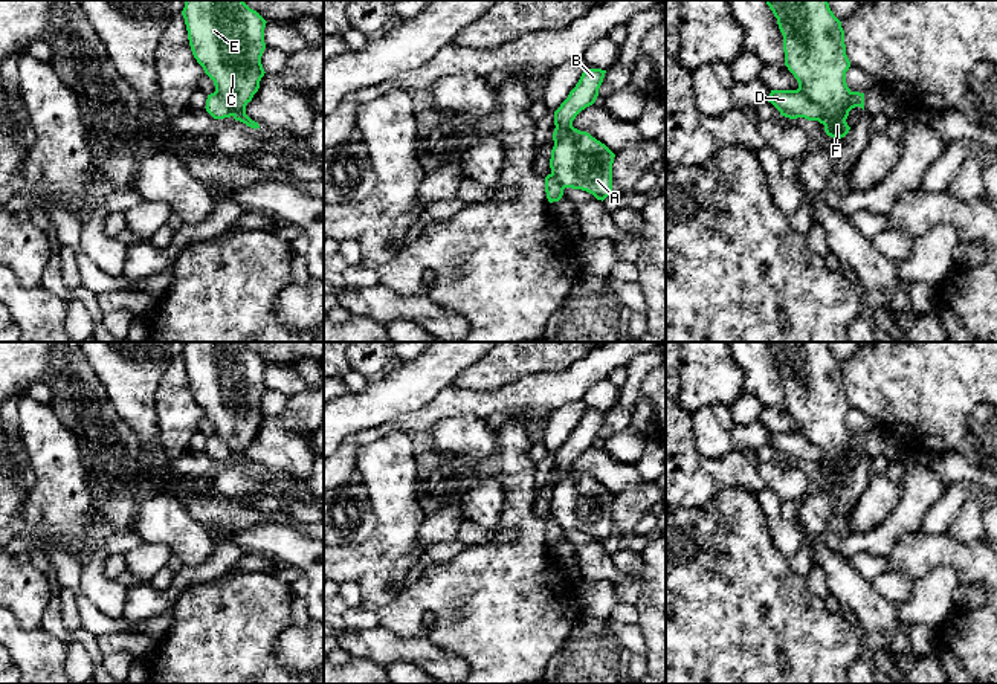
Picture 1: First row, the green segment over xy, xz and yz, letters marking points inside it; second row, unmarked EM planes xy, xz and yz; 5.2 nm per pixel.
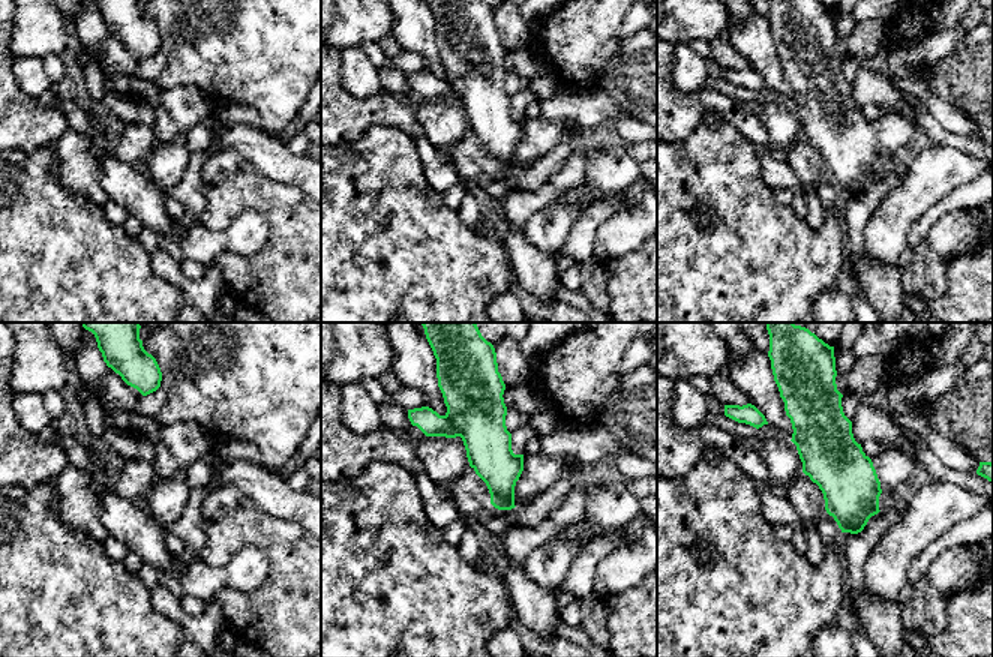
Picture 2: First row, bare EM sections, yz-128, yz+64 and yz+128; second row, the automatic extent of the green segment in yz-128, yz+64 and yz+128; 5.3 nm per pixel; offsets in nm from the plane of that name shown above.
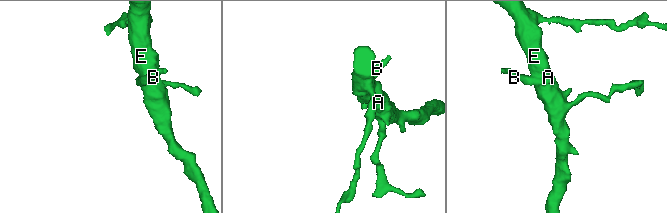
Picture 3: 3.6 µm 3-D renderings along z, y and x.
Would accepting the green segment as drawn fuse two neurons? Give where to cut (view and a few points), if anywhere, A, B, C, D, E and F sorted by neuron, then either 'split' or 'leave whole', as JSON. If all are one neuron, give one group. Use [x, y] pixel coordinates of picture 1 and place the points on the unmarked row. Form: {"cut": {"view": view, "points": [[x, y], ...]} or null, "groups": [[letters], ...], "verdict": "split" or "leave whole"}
{"cut": {"view": "yz", "points": [[797, 431], [823, 452], [819, 463]]}, "groups": [["A", "C", "E", "F"], ["B", "D"]], "verdict": "split"}

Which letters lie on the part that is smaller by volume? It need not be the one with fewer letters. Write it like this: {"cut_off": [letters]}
{"cut_off": ["B", "D"]}

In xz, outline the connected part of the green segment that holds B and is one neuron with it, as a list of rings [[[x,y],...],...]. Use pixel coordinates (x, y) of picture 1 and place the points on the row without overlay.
[[[602,411],[583,412],[576,429],[569,434],[568,440],[554,453],[554,486],[573,470],[573,463],[576,461],[576,458],[595,444],[605,415],[606,412]]]

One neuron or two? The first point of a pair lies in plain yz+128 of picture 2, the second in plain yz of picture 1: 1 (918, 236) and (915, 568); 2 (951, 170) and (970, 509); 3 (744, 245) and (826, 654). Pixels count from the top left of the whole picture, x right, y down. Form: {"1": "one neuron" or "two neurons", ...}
{"1": "two neurons", "2": "one neuron", "3": "one neuron"}

